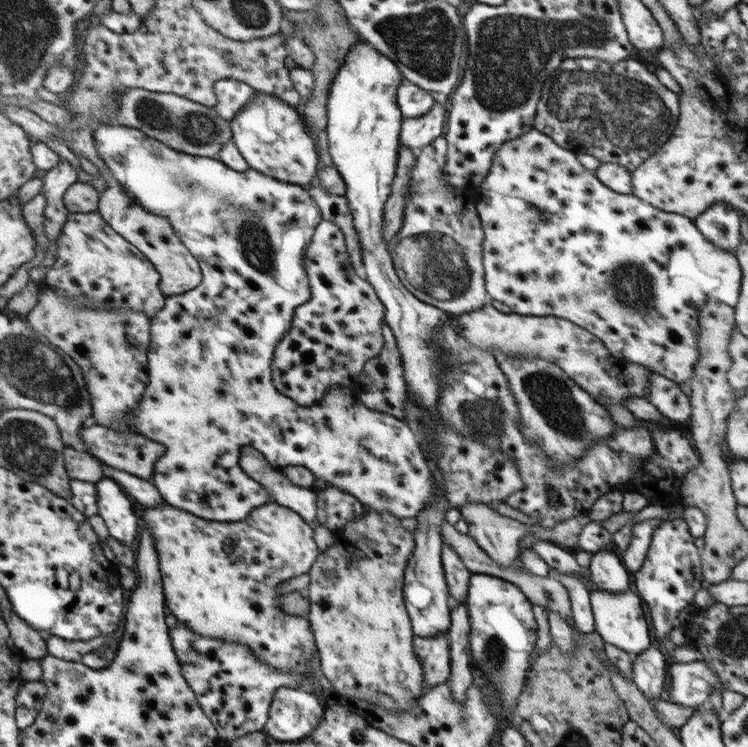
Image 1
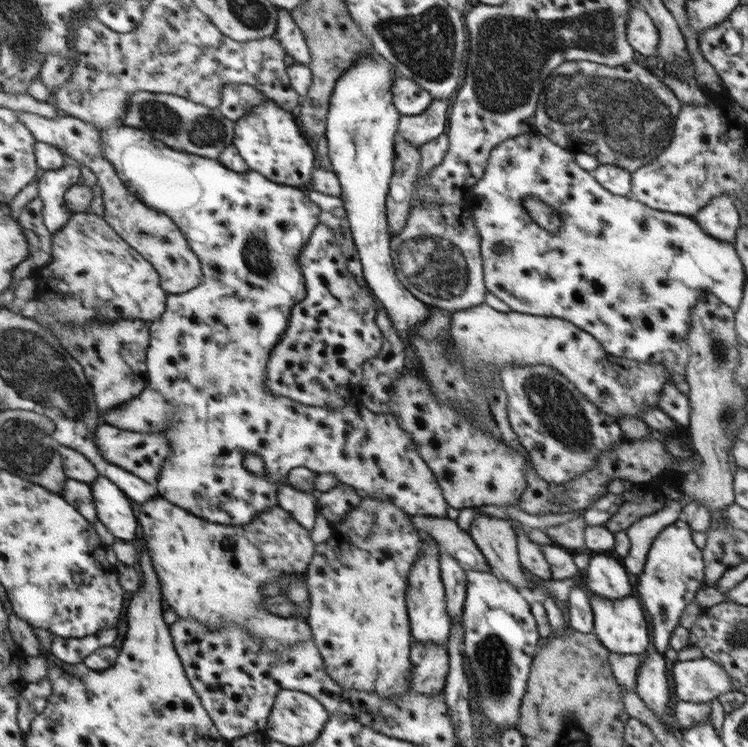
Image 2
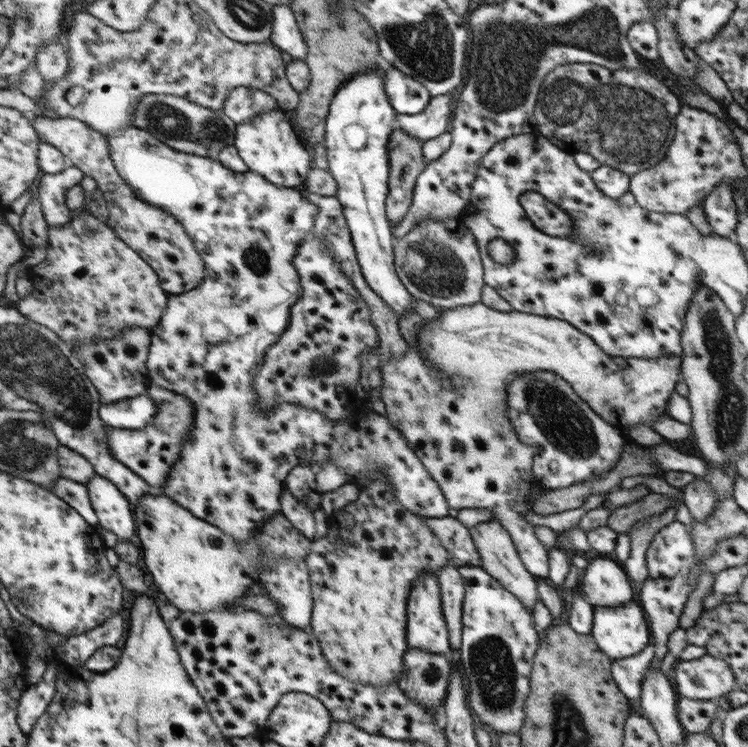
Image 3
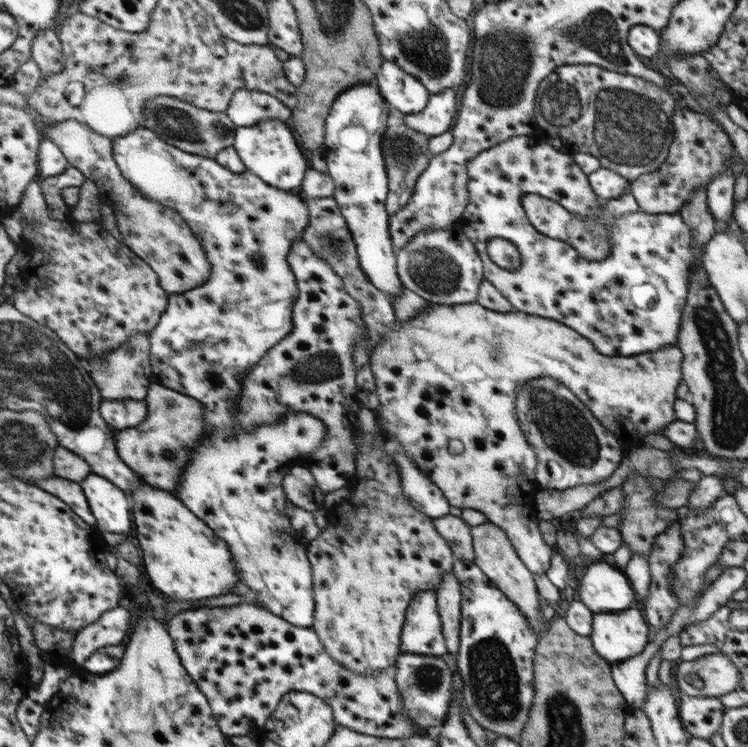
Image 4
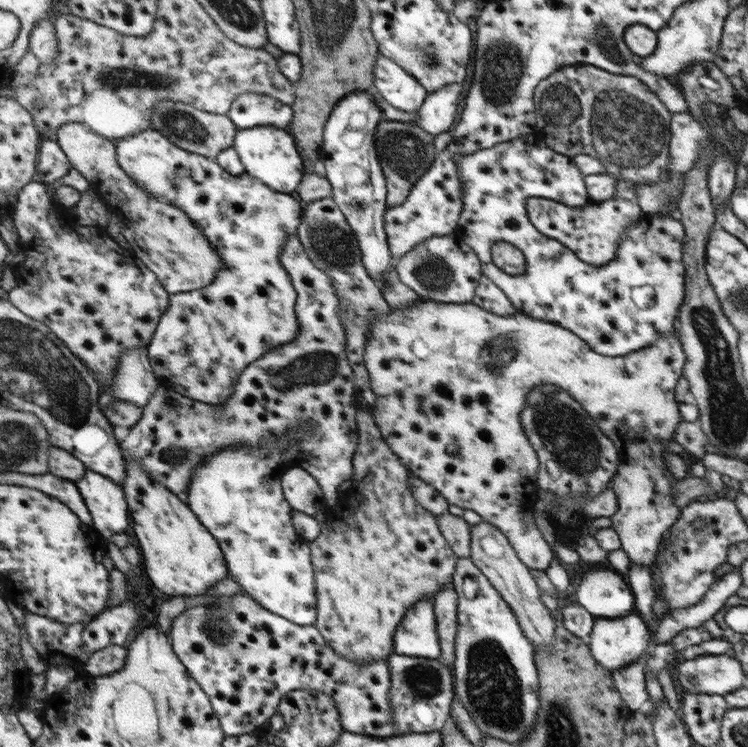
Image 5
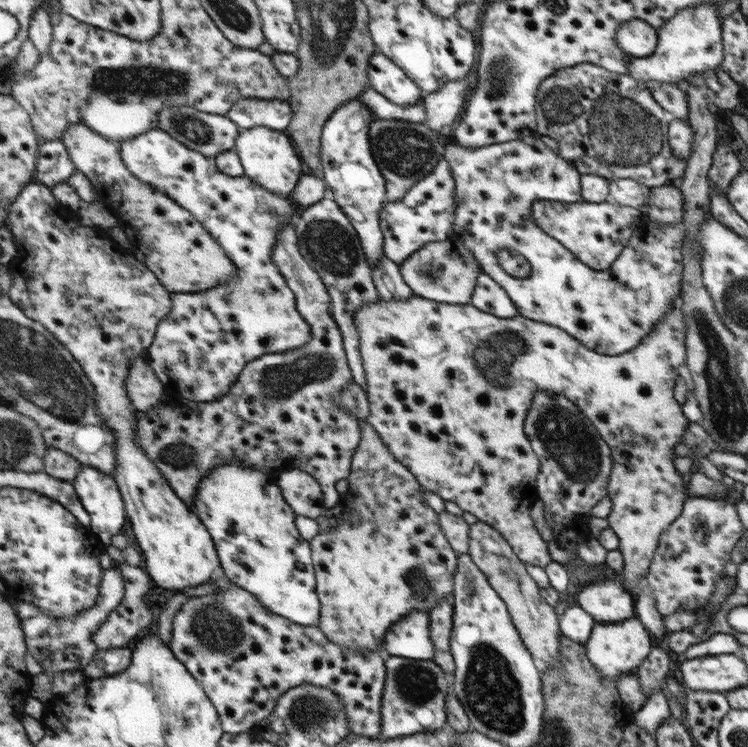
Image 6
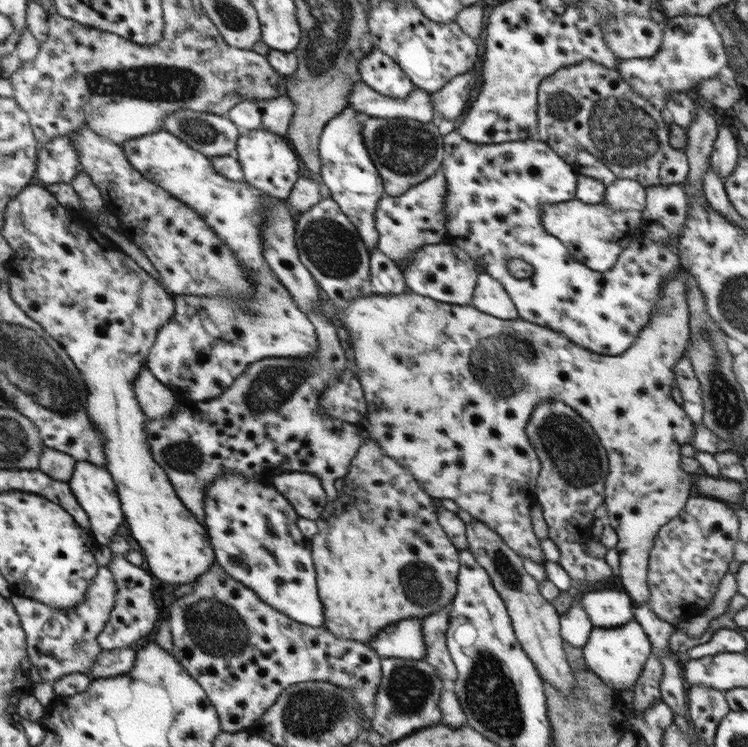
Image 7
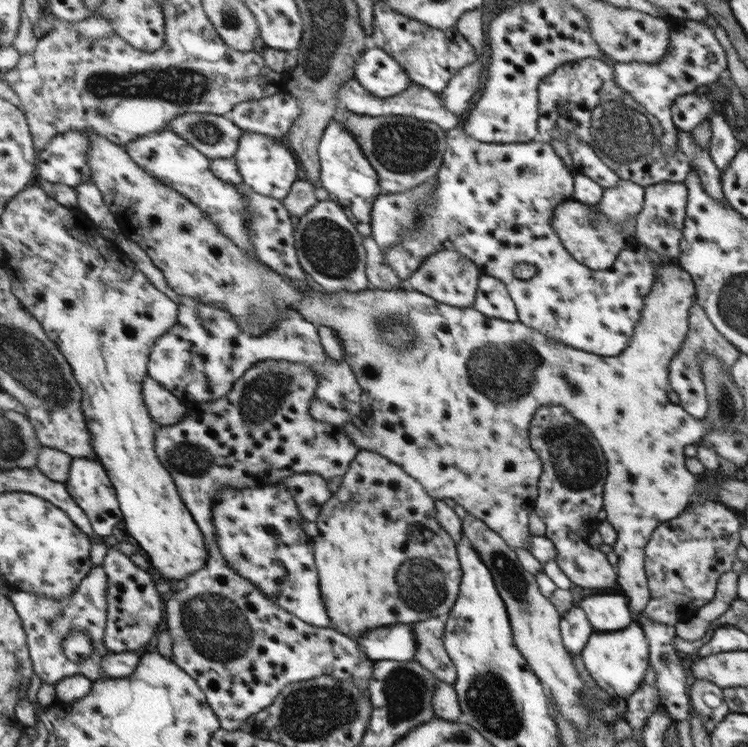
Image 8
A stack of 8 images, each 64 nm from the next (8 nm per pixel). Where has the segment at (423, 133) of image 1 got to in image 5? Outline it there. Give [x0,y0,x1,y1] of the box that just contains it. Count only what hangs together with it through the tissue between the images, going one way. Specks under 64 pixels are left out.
[413,84,462,135]

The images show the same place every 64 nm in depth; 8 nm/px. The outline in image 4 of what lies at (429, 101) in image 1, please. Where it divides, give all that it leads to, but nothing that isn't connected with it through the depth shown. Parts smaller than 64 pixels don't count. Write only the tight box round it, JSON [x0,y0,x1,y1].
[374,58,431,115]

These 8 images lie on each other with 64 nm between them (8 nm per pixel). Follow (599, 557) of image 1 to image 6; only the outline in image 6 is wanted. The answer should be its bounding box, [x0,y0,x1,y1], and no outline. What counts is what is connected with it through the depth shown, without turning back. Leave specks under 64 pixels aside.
[578,576,634,623]

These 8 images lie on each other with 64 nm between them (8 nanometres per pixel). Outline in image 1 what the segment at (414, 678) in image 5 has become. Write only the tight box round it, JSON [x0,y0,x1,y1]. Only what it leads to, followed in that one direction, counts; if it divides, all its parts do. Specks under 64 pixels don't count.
[416,632,453,691]

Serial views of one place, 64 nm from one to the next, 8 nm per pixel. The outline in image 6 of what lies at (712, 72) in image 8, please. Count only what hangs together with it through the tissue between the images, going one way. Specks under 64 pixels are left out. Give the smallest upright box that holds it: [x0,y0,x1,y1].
[628,5,724,89]

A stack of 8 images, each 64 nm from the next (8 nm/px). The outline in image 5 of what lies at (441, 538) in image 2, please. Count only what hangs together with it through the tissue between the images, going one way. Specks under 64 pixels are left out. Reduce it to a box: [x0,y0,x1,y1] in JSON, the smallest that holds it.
[437,511,471,558]

